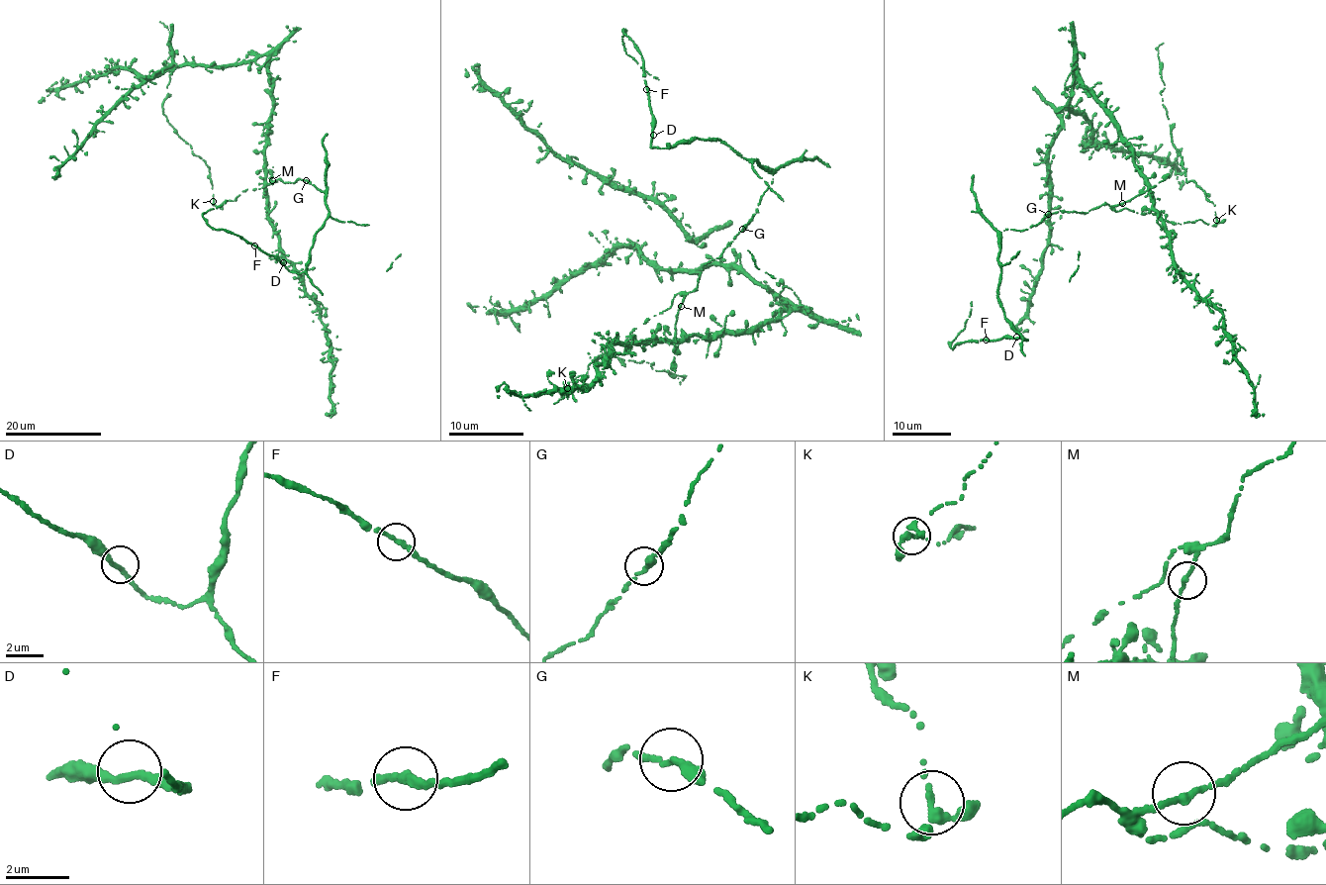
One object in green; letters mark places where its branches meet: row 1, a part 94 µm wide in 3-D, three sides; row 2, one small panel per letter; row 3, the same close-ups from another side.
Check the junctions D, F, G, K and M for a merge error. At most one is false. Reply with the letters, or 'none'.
K

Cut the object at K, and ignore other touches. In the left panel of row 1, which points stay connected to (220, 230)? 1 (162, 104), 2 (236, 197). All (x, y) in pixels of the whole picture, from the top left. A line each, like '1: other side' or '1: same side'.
1: other side
2: same side

